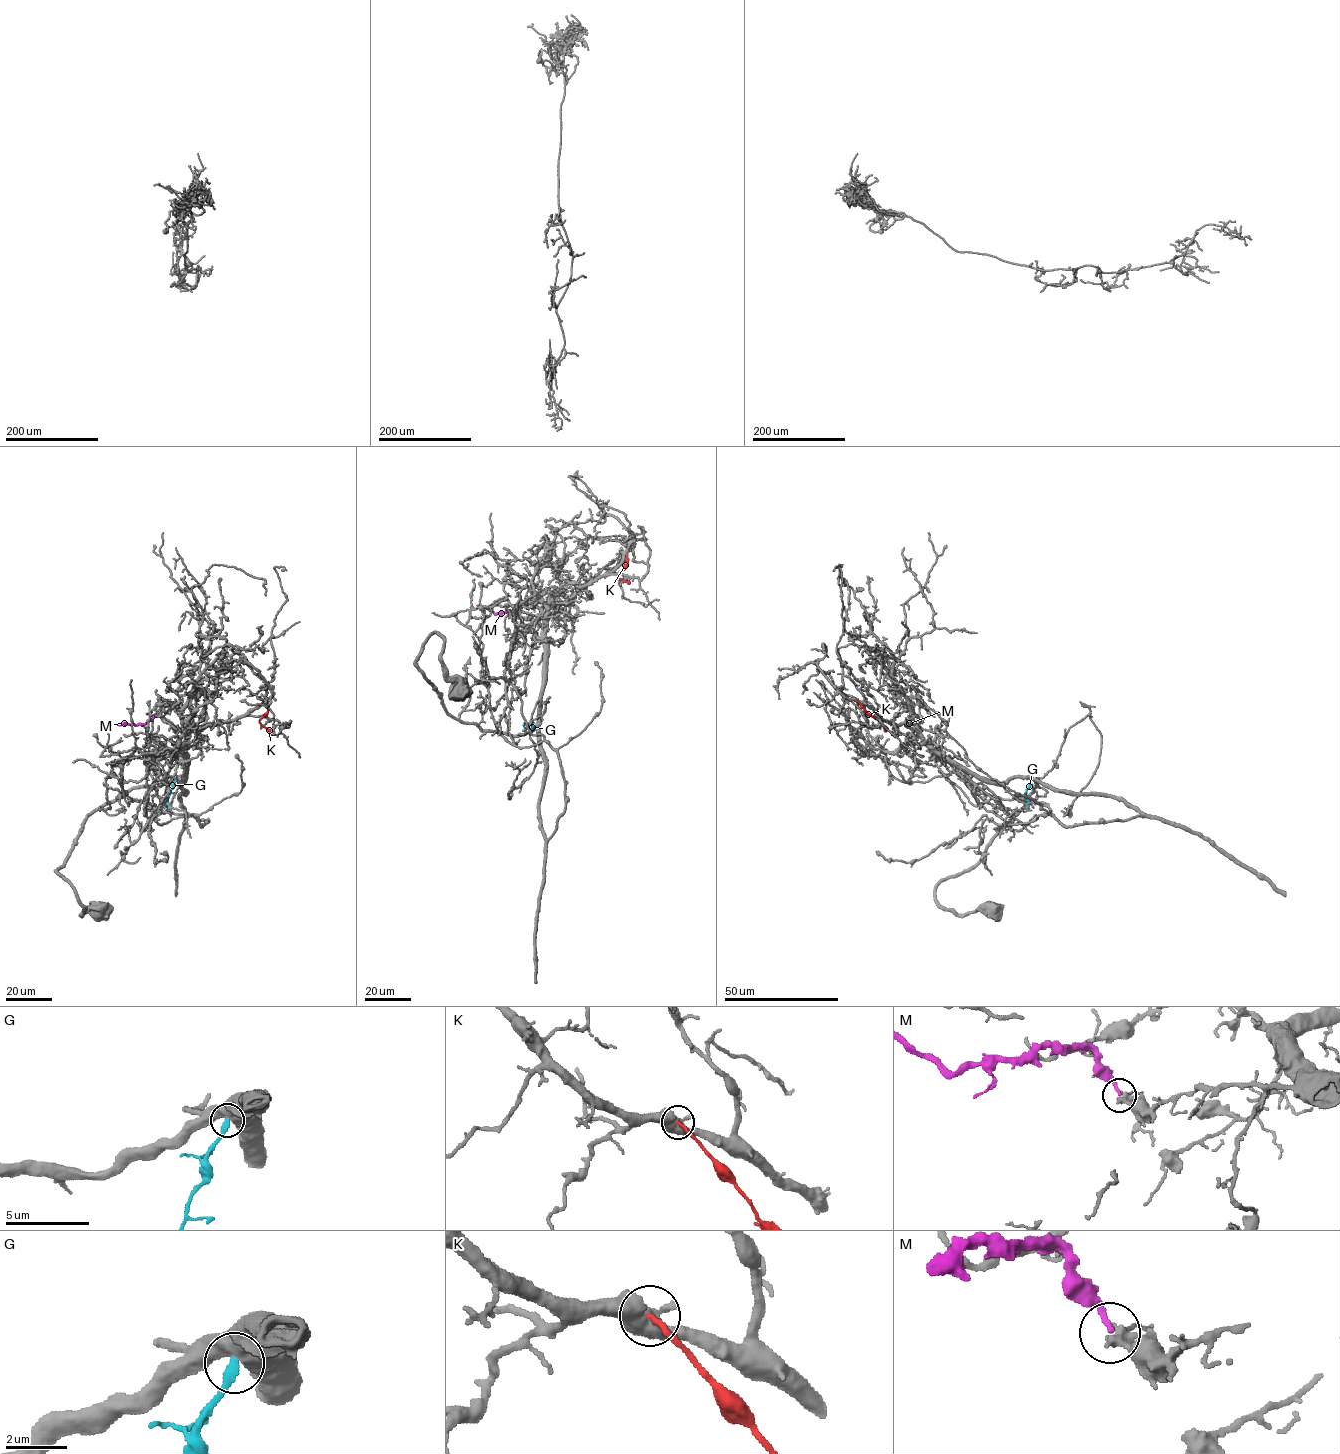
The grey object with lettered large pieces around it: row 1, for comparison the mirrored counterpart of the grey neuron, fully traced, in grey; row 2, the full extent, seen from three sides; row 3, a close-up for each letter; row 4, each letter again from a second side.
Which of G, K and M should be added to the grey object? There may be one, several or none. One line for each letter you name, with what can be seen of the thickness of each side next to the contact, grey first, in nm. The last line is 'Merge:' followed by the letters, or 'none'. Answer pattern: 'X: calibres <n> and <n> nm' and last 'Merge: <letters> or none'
M: calibres 340 and 150 nm
Merge: M

